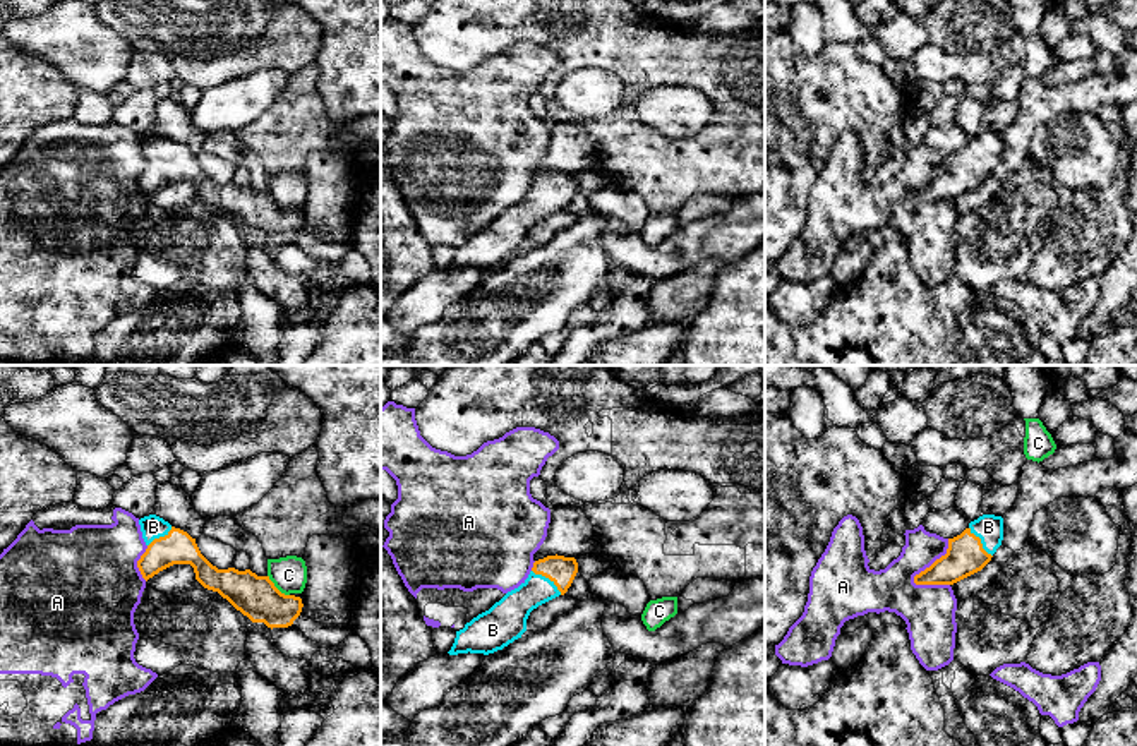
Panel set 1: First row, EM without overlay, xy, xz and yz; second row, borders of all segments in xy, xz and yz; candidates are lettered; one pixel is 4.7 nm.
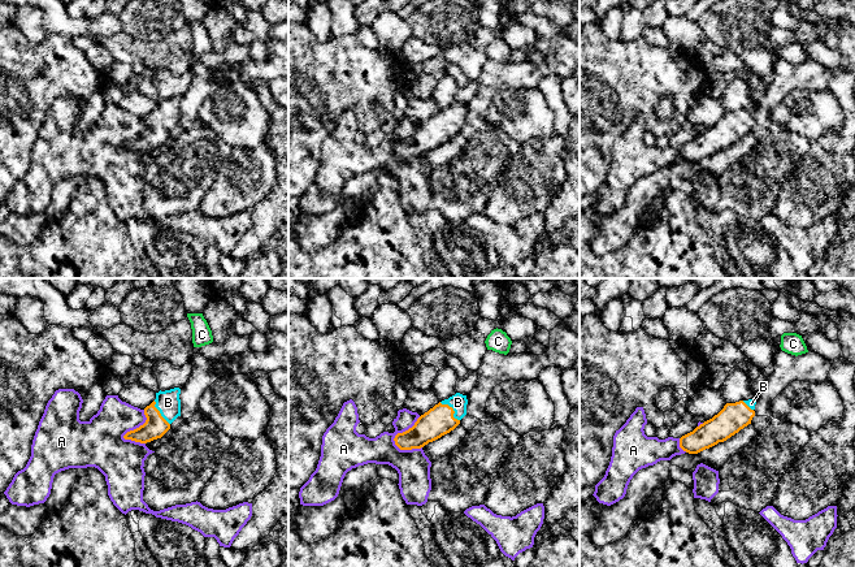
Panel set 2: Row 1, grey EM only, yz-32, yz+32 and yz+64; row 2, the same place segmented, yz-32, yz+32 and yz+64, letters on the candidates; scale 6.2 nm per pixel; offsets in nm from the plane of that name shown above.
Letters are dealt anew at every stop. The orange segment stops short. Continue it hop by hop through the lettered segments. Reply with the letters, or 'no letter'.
B

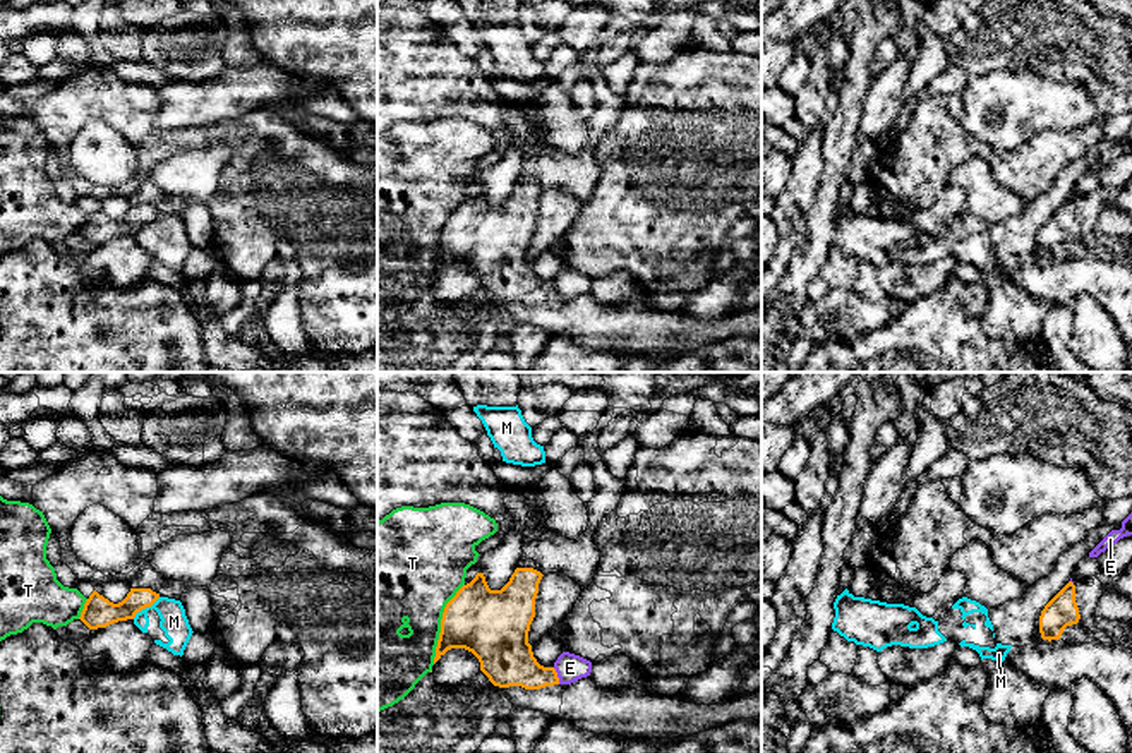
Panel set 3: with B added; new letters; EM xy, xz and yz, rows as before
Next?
no letter

